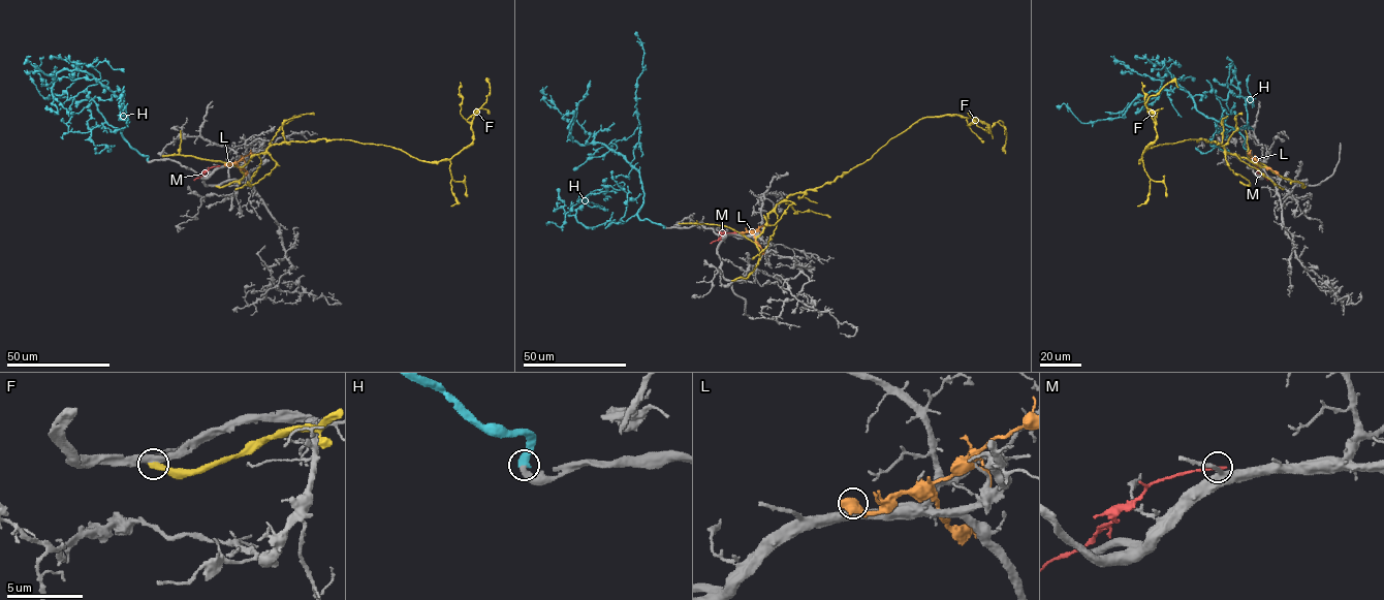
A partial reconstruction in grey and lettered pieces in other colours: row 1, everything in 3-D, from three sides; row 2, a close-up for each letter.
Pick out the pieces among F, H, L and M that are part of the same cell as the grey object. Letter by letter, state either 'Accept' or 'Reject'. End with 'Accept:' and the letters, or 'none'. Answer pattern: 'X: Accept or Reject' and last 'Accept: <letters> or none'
F: Reject
H: Accept
L: Reject
M: Reject
Accept: H

